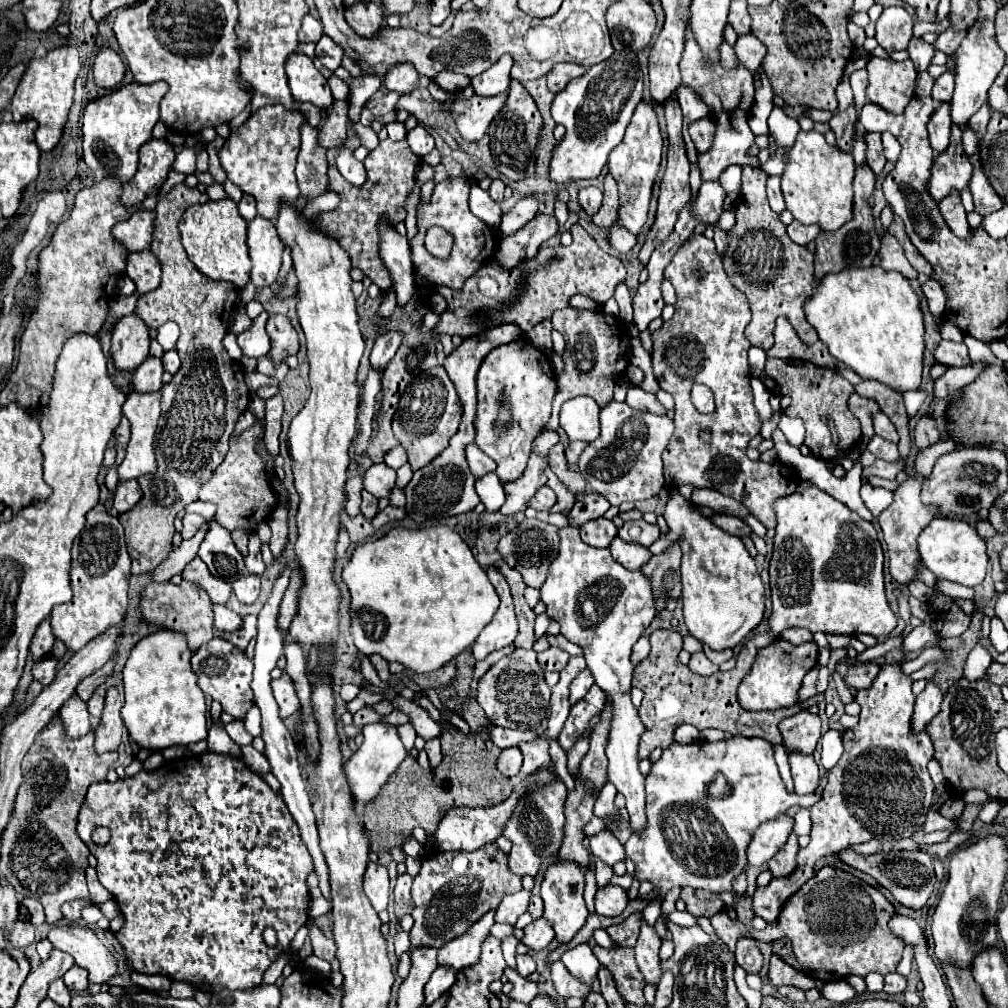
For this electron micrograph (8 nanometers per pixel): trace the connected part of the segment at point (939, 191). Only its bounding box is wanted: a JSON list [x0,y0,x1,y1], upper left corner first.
[930,126,972,202]

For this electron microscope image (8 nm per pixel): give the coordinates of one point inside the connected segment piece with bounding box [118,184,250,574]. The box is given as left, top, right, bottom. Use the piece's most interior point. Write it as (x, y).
(201, 404)

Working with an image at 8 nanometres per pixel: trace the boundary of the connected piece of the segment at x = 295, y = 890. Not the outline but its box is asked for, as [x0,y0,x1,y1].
[78,752,312,992]

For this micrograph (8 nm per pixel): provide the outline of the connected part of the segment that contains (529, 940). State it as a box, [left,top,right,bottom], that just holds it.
[522,918,554,950]

